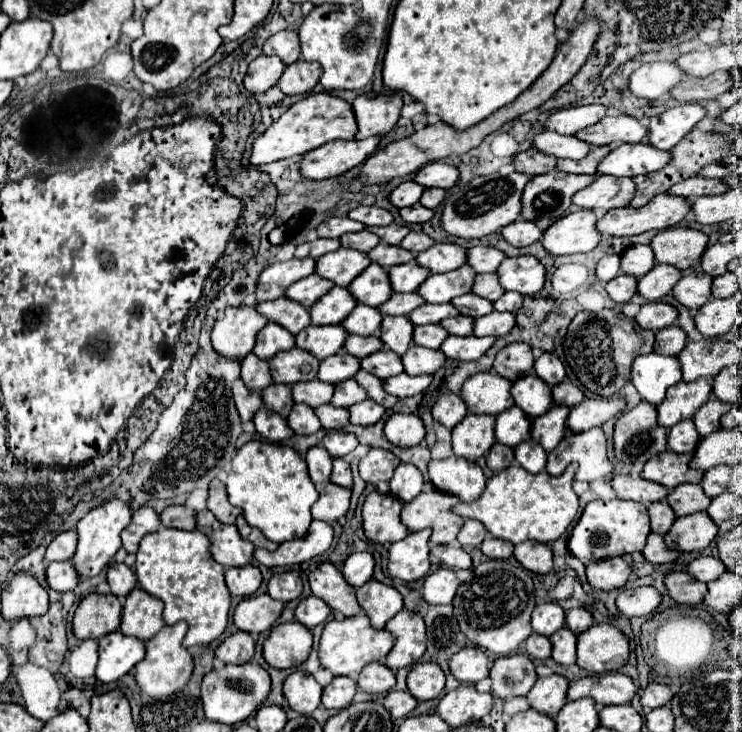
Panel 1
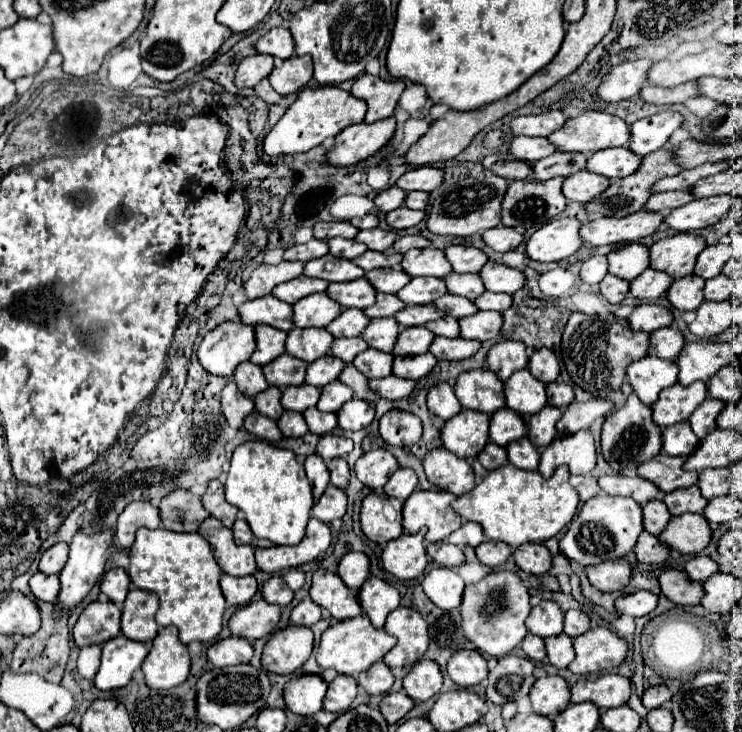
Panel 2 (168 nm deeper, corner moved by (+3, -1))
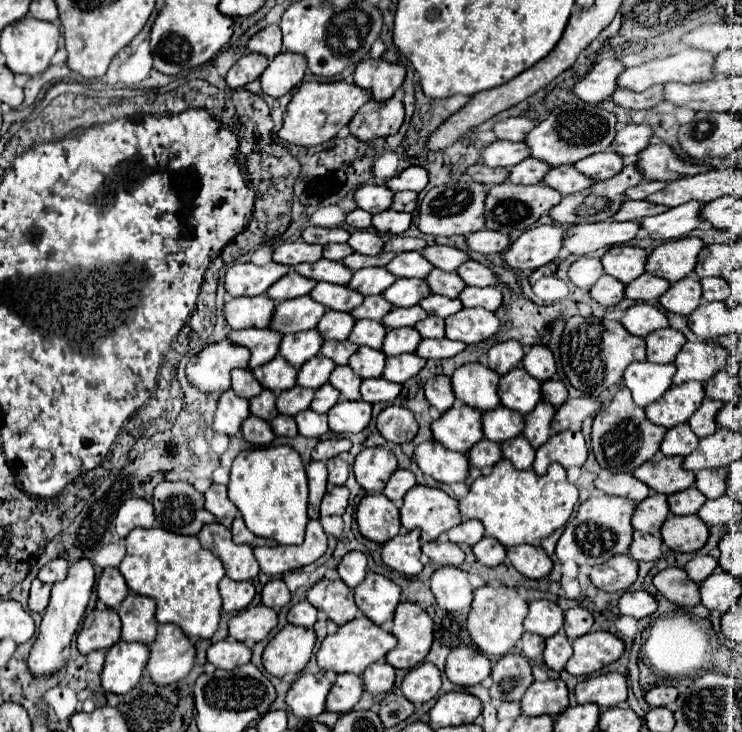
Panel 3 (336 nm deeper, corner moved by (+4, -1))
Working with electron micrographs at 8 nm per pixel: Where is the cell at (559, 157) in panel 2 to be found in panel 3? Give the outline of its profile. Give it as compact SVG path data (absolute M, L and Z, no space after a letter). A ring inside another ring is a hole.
M526 158L520 164L512 166L508 182L512 182L512 184L538 184L548 170L550 170L548 164L542 164L534 158Z

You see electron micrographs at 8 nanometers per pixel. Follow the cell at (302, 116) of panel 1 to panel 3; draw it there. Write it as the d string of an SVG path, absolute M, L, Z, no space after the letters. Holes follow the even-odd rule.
M344 80L340 82L302 82L286 108L284 126L278 132L278 136L296 146L318 146L322 142L328 142L340 132L340 128L344 128L354 118L358 108L366 104L370 98L372 98L370 90L358 88L356 84L348 84Z

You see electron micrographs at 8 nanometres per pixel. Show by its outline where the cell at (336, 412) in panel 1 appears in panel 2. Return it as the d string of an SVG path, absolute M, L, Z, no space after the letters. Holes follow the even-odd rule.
M307 408L303 412L303 418L305 418L309 430L319 436L329 434L337 426L337 416L331 412L321 412L319 408Z

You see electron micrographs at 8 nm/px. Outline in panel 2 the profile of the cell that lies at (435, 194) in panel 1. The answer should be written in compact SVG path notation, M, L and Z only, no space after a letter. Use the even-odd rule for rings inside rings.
M411 192L405 198L405 206L411 210L425 210L429 202L429 194L427 192Z

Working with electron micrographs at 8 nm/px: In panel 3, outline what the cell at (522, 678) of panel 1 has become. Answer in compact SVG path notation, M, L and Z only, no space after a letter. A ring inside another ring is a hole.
M506 654L498 660L498 664L492 668L492 688L490 688L490 696L494 700L502 700L502 702L520 702L520 698L524 696L524 692L528 690L528 686L534 682L532 680L532 672L530 672L530 664L522 654Z

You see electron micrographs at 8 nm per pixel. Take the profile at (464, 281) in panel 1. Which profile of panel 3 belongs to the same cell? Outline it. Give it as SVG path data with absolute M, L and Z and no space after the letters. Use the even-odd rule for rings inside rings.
M398 278L386 292L382 294L390 304L395 307L410 307L418 304L418 300L426 298L430 294L430 288L424 280L418 278Z

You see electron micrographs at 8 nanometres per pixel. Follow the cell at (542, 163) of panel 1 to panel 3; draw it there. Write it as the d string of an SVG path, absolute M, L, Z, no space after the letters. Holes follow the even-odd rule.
M472 164L466 174L470 174L470 178L474 182L480 182L484 186L492 186L498 182L504 182L508 176L508 168L488 168L484 164Z

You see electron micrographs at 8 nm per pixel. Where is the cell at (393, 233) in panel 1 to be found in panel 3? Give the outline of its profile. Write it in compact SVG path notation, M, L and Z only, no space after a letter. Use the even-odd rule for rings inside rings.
M368 230L352 232L348 244L352 246L354 252L364 254L364 256L374 256L374 254L382 252L382 246L384 246L382 238L378 234L374 234L374 232L368 232Z

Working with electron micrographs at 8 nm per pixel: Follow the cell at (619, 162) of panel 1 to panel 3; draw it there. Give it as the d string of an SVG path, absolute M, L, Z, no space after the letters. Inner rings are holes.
M608 150L608 152L598 152L594 156L578 160L576 168L584 176L590 176L594 182L598 182L598 180L606 180L606 178L616 176L624 168L624 160L616 152Z

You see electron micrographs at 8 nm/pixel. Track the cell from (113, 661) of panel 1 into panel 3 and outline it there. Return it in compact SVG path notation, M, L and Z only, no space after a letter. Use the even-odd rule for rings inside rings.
M120 640L106 652L106 666L102 670L102 686L112 694L130 692L142 676L142 670L148 662L150 650L140 642Z

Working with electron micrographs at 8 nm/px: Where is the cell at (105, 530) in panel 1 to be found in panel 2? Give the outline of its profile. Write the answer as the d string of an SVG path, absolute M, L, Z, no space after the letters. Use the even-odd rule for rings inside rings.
M79 528L79 532L73 536L73 542L69 544L69 560L59 574L61 580L61 592L57 602L59 612L69 612L73 606L77 606L99 582L101 574L105 572L105 564L113 544L115 544L115 530L111 528L103 528L99 532L83 532L83 528Z

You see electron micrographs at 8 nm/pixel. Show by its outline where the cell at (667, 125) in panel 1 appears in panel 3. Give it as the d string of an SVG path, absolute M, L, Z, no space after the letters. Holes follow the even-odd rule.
M628 124L622 130L616 132L614 142L612 142L612 150L616 154L620 154L622 158L630 158L636 156L638 152L642 152L648 146L648 138L652 136L652 128L644 126L644 124Z

